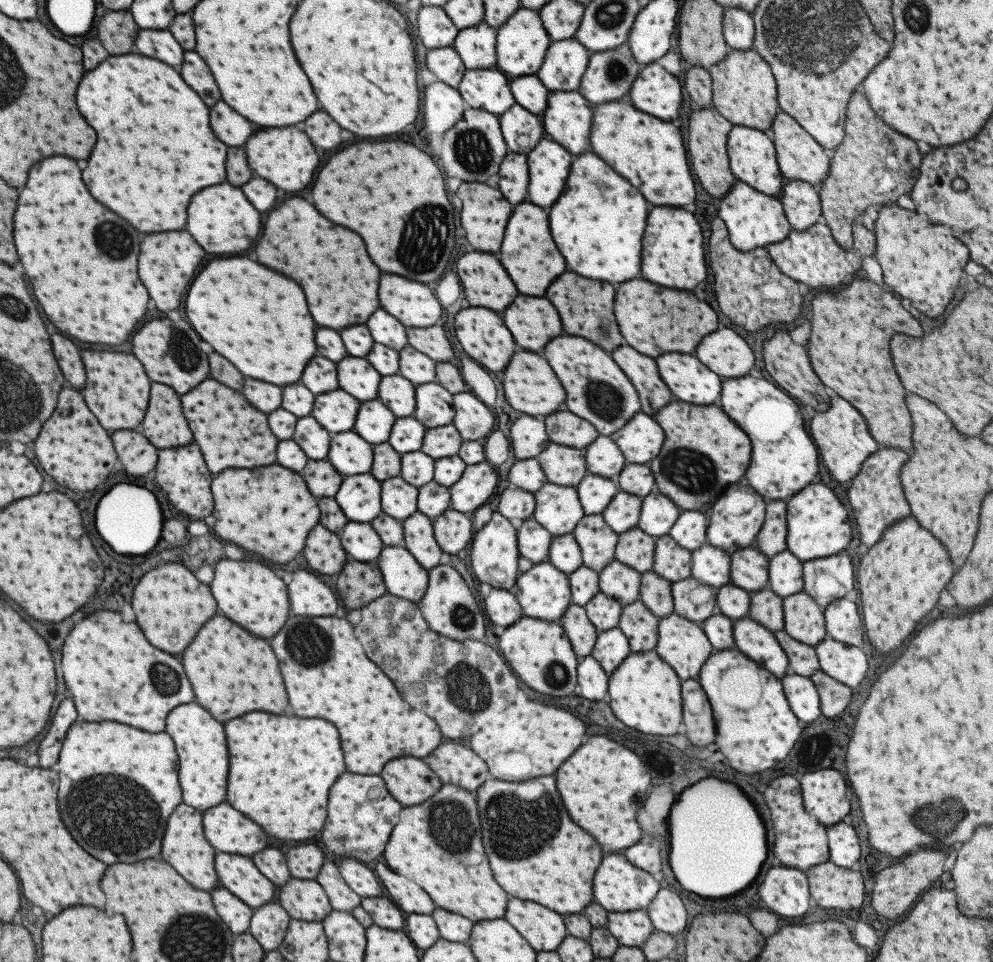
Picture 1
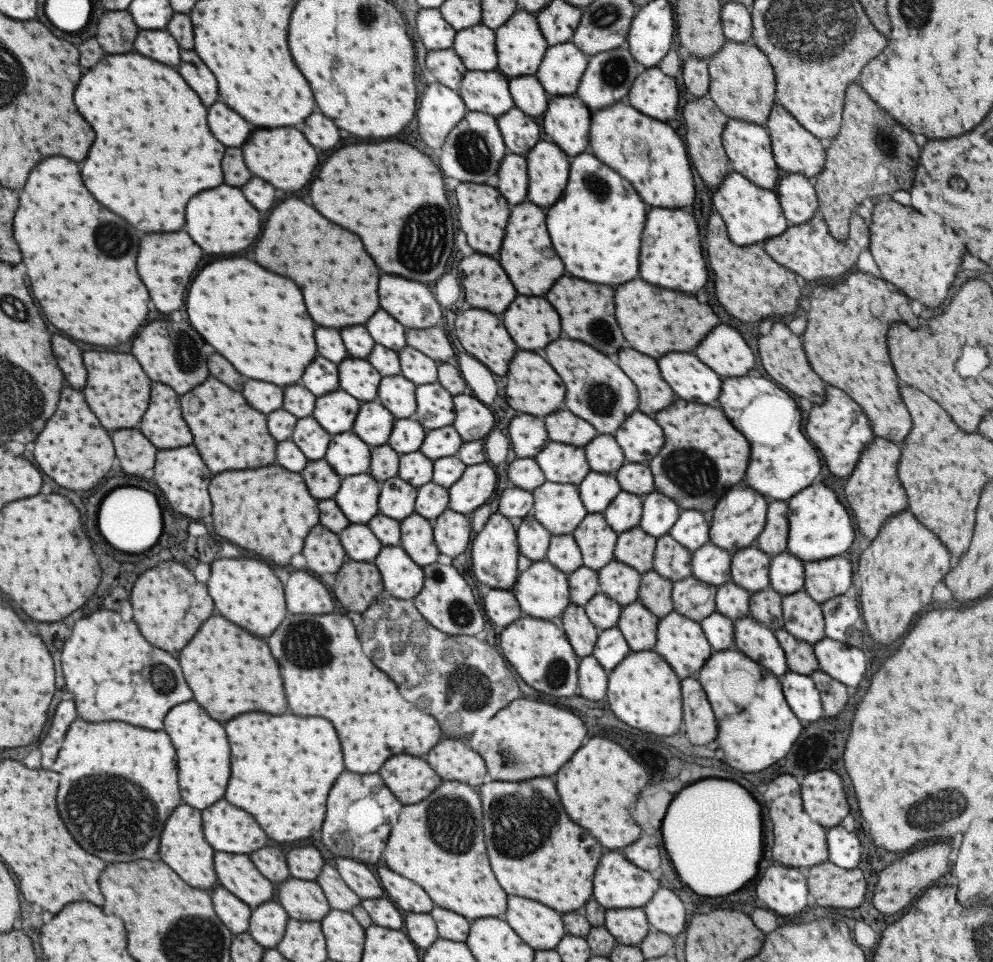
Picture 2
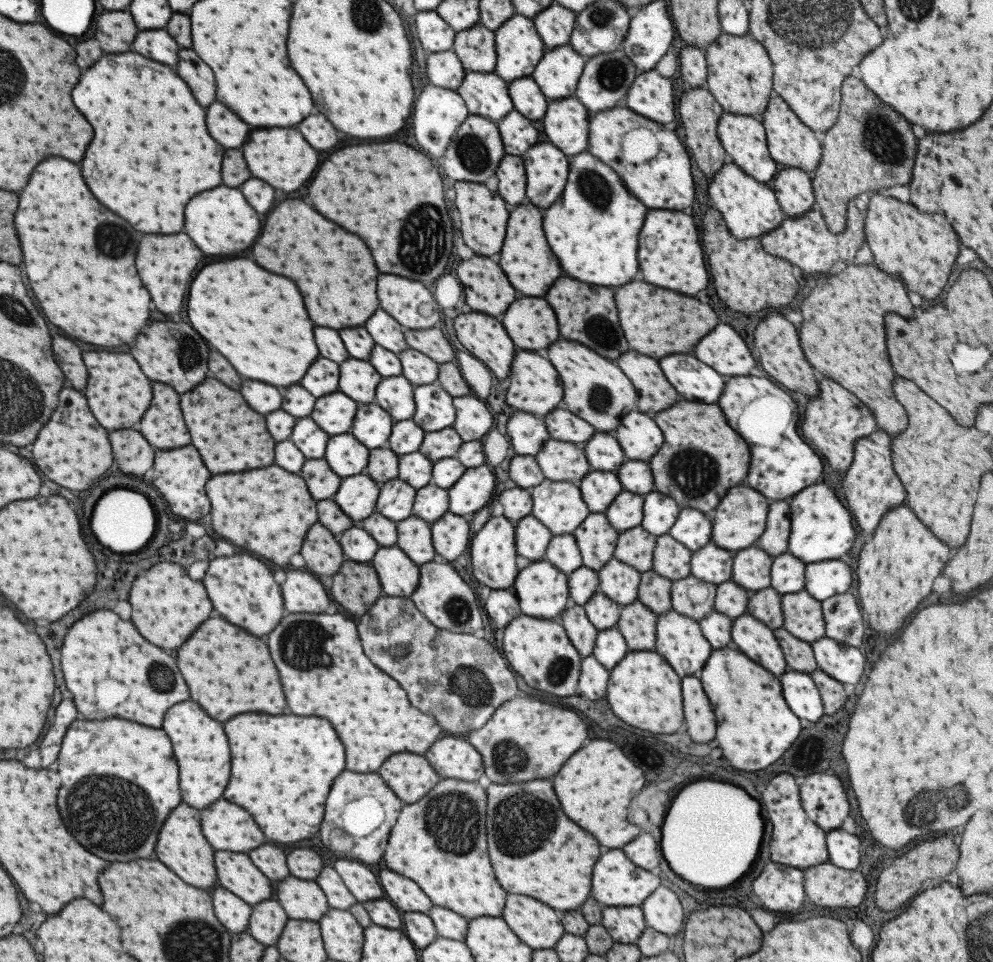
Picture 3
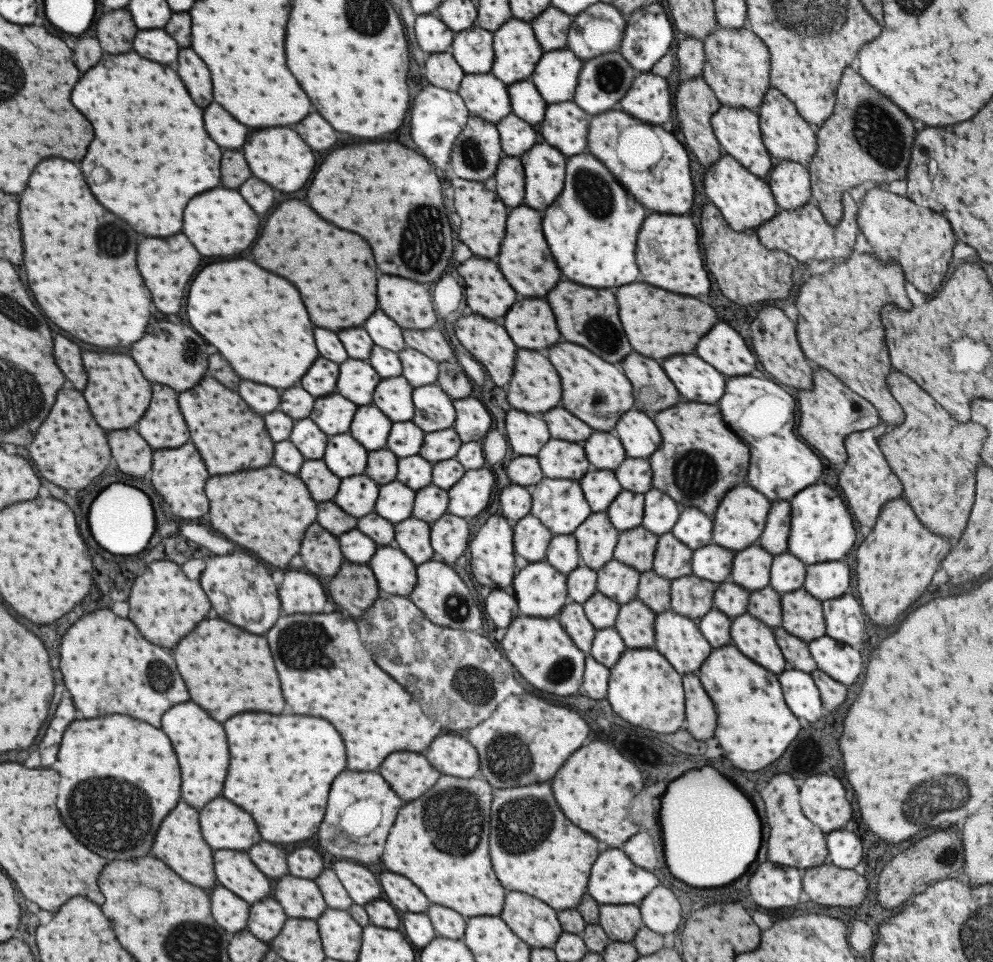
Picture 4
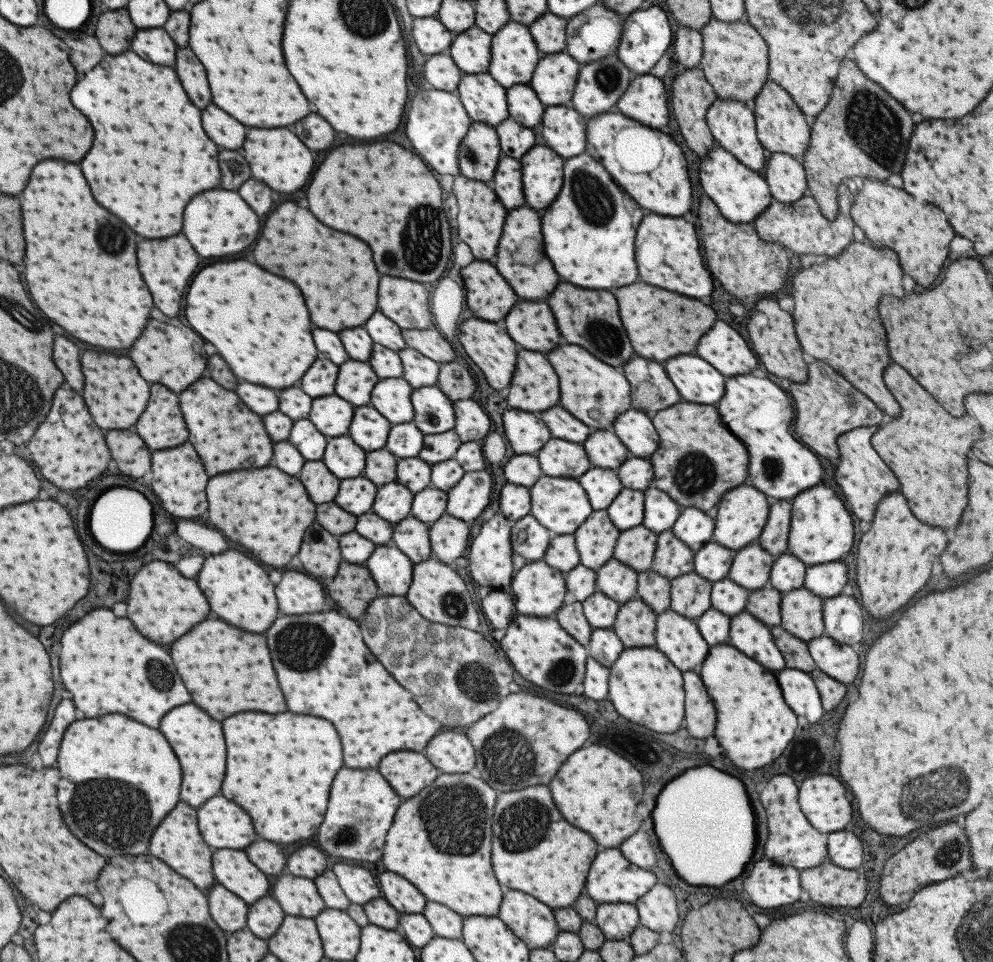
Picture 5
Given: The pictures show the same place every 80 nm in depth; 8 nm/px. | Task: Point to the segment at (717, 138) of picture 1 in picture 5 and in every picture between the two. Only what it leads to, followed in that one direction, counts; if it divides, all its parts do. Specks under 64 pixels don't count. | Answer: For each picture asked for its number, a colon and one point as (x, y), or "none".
2: (704, 122)
3: (698, 111)
4: (695, 102)
5: (691, 95)

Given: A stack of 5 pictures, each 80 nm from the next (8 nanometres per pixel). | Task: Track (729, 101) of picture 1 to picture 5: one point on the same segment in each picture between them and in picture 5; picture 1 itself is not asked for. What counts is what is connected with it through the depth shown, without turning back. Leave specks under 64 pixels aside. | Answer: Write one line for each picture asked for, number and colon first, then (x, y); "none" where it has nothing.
2: (741, 84)
3: (738, 71)
4: (736, 63)
5: (734, 61)

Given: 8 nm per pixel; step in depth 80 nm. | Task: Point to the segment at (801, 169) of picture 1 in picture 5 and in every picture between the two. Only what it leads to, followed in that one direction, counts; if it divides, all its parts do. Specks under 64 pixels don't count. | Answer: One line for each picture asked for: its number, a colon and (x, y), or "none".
2: (794, 150)
3: (790, 143)
4: (786, 136)
5: (780, 126)

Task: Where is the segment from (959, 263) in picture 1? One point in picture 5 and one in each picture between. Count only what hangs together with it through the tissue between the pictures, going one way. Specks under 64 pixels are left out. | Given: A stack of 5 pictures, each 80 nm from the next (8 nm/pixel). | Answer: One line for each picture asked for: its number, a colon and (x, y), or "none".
2: (918, 254)
3: (920, 248)
4: (918, 240)
5: (917, 232)

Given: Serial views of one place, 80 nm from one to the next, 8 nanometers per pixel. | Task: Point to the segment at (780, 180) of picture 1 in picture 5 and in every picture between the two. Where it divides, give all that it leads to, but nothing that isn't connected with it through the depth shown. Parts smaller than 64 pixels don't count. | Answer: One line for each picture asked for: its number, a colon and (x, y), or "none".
2: (747, 146)
3: (743, 139)
4: (737, 131)
5: (731, 123)

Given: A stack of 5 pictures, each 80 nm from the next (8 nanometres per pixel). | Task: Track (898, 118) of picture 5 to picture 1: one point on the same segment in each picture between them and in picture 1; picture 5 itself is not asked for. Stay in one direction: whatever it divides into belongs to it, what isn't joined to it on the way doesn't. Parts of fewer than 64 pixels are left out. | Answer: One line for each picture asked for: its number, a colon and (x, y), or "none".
1: (873, 164)
2: (872, 155)
3: (869, 148)
4: (867, 140)

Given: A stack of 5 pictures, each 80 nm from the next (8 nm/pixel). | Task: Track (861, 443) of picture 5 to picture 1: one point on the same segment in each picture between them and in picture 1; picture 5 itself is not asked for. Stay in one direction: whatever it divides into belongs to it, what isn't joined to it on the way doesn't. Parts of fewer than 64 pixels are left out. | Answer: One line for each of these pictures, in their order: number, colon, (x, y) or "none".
1: (875, 496)
2: (872, 489)
3: (870, 488)
4: (867, 483)

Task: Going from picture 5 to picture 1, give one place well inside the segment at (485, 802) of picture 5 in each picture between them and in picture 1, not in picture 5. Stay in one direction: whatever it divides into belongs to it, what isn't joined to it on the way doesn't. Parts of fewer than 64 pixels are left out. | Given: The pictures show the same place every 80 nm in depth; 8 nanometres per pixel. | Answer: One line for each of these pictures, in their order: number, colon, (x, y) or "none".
1: (440, 840)
2: (437, 843)
3: (453, 871)
4: (448, 867)

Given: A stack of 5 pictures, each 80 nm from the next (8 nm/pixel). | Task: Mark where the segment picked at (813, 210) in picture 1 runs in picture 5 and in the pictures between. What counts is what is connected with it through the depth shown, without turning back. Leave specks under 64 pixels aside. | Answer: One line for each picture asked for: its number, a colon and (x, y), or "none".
2: (795, 192)
3: (793, 191)
4: (789, 181)
5: (785, 176)

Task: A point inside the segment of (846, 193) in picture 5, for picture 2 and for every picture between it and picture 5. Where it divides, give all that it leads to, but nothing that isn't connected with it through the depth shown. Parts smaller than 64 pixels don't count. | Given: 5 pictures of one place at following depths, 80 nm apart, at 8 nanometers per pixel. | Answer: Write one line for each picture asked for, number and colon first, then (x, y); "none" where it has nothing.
2: (807, 249)
3: (805, 241)
4: (802, 233)

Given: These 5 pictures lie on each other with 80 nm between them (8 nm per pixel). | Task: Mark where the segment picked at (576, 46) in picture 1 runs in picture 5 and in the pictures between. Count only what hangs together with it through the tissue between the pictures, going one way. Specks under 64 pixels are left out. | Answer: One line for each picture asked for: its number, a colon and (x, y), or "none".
2: (560, 69)
3: (556, 74)
4: (555, 74)
5: (553, 79)

